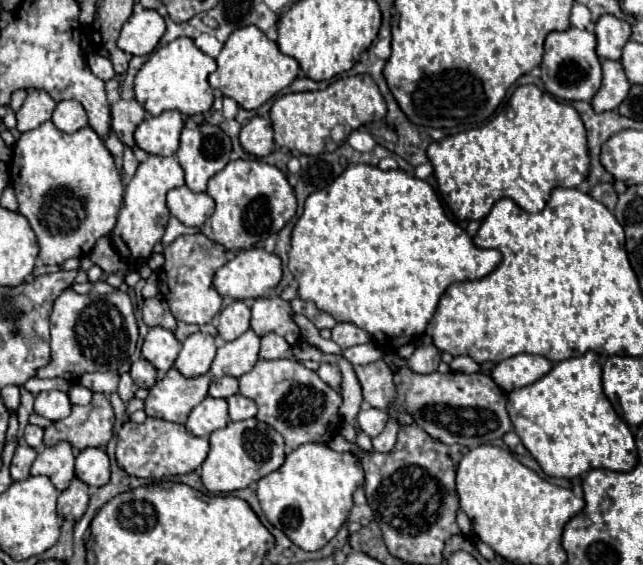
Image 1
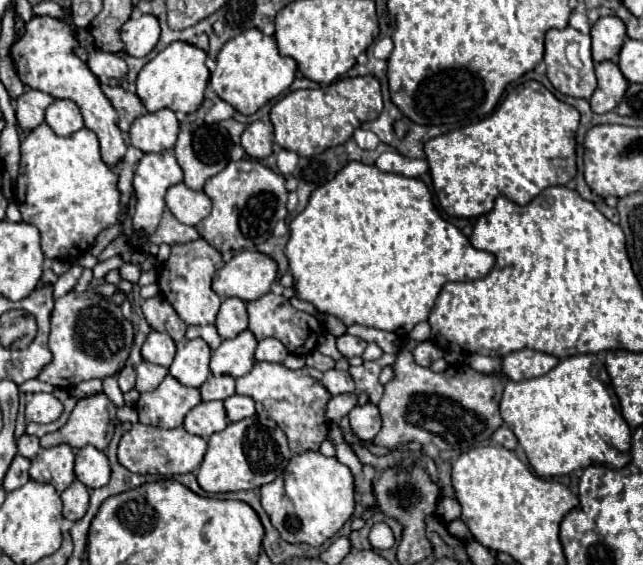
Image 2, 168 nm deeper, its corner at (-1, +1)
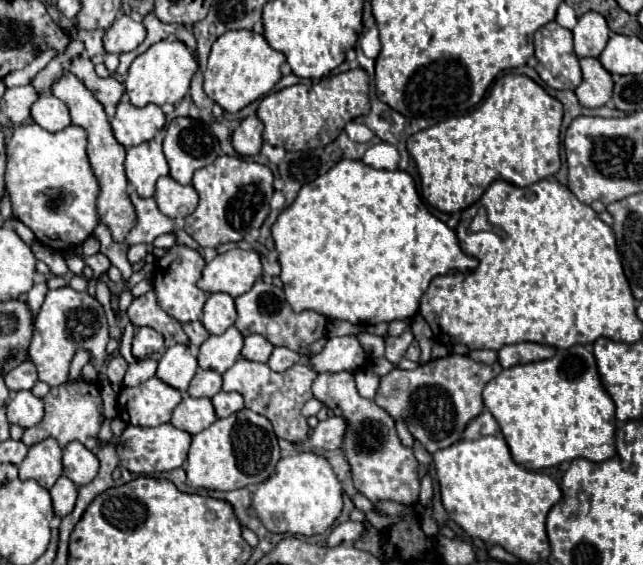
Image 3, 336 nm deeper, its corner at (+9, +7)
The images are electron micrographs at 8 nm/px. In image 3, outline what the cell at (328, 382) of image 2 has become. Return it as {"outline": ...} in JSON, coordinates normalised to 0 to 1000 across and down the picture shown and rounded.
{"outline":[[[543,657],[530,660],[496,660],[487,674],[487,699],[505,713],[505,720],[530,720],[533,738],[543,749],[537,781],[530,788],[546,834],[549,855],[558,873],[574,887],[621,887],[645,894],[652,880],[652,819],[636,791],[627,791],[617,766],[614,745],[583,710],[565,706],[552,688],[552,671]]]}

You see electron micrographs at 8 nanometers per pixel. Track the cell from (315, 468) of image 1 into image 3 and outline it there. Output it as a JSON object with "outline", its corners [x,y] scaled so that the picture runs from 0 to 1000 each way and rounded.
{"outline":[[[484,798],[437,809],[428,841],[400,858],[393,873],[393,901],[406,926],[421,943],[449,947],[496,947],[509,940],[533,901],[533,869],[512,816]]]}

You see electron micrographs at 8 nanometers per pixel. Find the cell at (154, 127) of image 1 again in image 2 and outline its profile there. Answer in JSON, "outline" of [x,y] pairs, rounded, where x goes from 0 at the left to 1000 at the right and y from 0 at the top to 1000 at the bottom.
{"outline":[[[247,193],[241,200],[216,204],[204,228],[204,257],[222,271],[250,271],[269,264],[278,235],[275,207],[266,193]]]}

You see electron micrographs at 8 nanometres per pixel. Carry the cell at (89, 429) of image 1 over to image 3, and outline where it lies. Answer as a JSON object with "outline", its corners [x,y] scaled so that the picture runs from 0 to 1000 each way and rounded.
{"outline":[[[120,671],[120,678],[98,678],[92,685],[82,685],[70,703],[70,738],[39,759],[36,766],[36,784],[39,788],[54,788],[73,773],[86,773],[95,791],[101,791],[110,781],[126,781],[135,795],[151,795],[154,788],[154,759],[160,749],[160,731],[157,731],[157,696],[151,681],[132,678],[129,671]]]}

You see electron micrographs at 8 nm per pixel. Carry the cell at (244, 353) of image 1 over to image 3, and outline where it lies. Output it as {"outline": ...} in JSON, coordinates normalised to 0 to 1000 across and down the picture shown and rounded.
{"outline":[[[356,579],[344,593],[328,593],[306,625],[313,653],[331,653],[337,660],[350,660],[375,628],[378,593],[369,579]]]}

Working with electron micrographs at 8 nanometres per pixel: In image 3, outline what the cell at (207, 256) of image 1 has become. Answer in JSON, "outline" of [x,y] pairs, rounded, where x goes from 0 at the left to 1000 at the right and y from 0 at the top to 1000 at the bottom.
{"outline":[[[269,434],[266,441],[260,441],[260,448],[244,458],[241,465],[241,490],[238,490],[238,504],[241,504],[241,522],[247,529],[247,540],[278,572],[294,572],[294,568],[306,568],[316,554],[316,540],[322,533],[322,519],[313,515],[306,508],[306,494],[313,490],[313,480],[319,473],[319,458],[309,444],[294,441],[288,434]]]}

